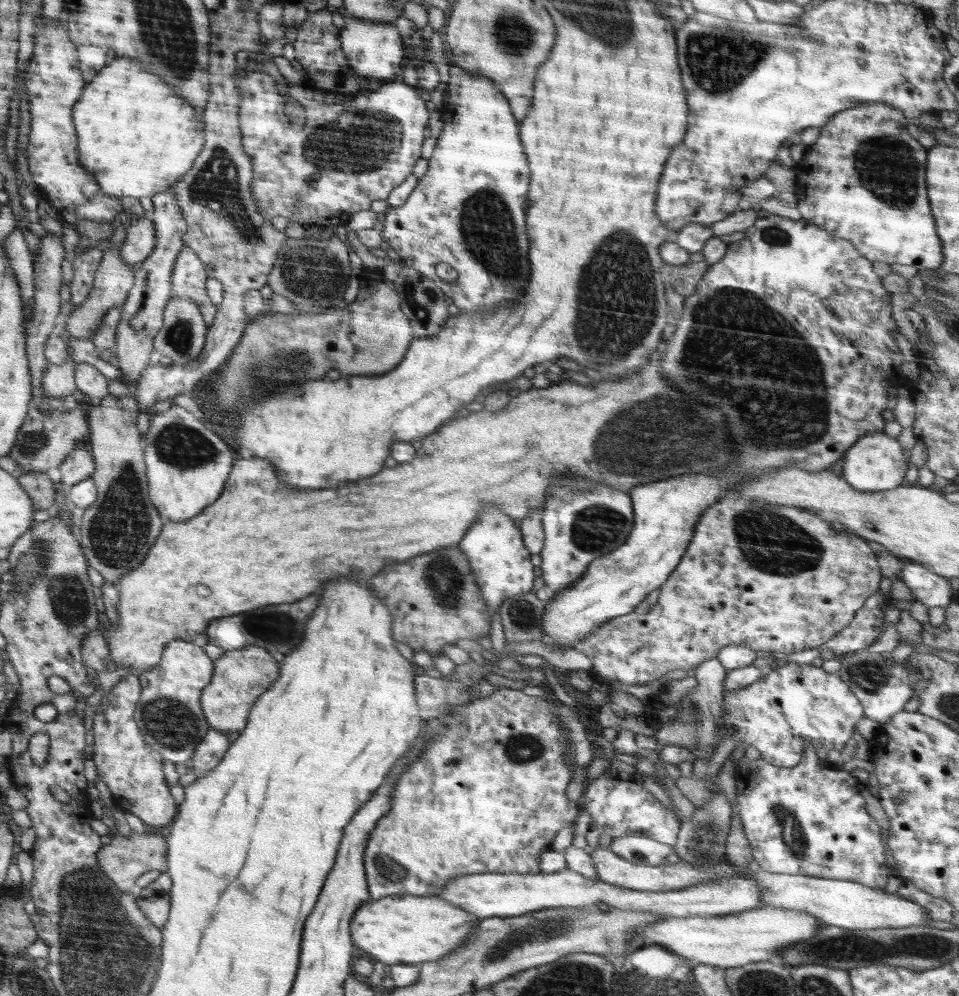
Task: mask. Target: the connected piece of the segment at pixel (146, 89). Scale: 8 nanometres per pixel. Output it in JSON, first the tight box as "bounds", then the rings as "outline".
{"bounds":[73,58,205,197],"outline":[[[116,58],[86,84],[82,96],[73,106],[73,123],[77,134],[78,164],[93,174],[102,191],[116,196],[153,197],[176,183],[197,162],[205,148],[204,122],[194,116],[190,104],[180,100],[168,84],[144,72],[134,58]]]}

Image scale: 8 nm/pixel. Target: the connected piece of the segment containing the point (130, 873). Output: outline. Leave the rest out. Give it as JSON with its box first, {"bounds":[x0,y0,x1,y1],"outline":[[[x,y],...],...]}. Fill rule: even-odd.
{"bounds":[97,827,167,893],"outline":[[[148,827],[144,834],[132,831],[129,836],[124,836],[113,832],[112,840],[108,845],[97,852],[97,859],[101,869],[105,871],[107,877],[125,893],[131,892],[132,884],[136,878],[144,872],[167,872],[166,870],[166,841],[165,836],[156,828]]]}

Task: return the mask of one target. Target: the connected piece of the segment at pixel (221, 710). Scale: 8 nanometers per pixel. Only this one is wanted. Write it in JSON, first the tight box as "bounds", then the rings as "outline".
{"bounds":[201,646,278,737],"outline":[[[245,646],[226,650],[216,661],[216,672],[208,686],[202,690],[201,707],[209,728],[234,737],[248,724],[249,714],[258,697],[264,694],[278,678],[276,660],[261,646]]]}

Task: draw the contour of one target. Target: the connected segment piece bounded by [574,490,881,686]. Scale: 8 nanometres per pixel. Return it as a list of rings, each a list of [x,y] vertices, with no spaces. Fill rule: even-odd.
[[[730,490],[699,518],[698,525],[694,530],[694,537],[690,540],[678,567],[669,575],[666,582],[659,586],[661,593],[656,604],[646,614],[638,615],[632,611],[630,614],[607,620],[602,626],[596,627],[596,631],[592,631],[586,639],[582,639],[574,648],[591,658],[593,668],[589,672],[594,681],[608,685],[622,682],[634,684],[634,686],[654,682],[672,670],[688,671],[692,668],[695,669],[704,661],[716,657],[718,651],[728,645],[746,645],[755,651],[771,651],[775,655],[785,656],[807,648],[821,648],[838,632],[844,630],[846,626],[849,626],[849,622],[854,618],[864,601],[869,596],[879,592],[880,580],[881,572],[878,562],[876,562],[876,555],[865,539],[848,530],[836,532],[830,521],[811,514],[810,511],[800,510],[794,506],[770,504],[762,499],[750,499],[750,497],[744,497],[740,493],[734,493],[733,490]]]

